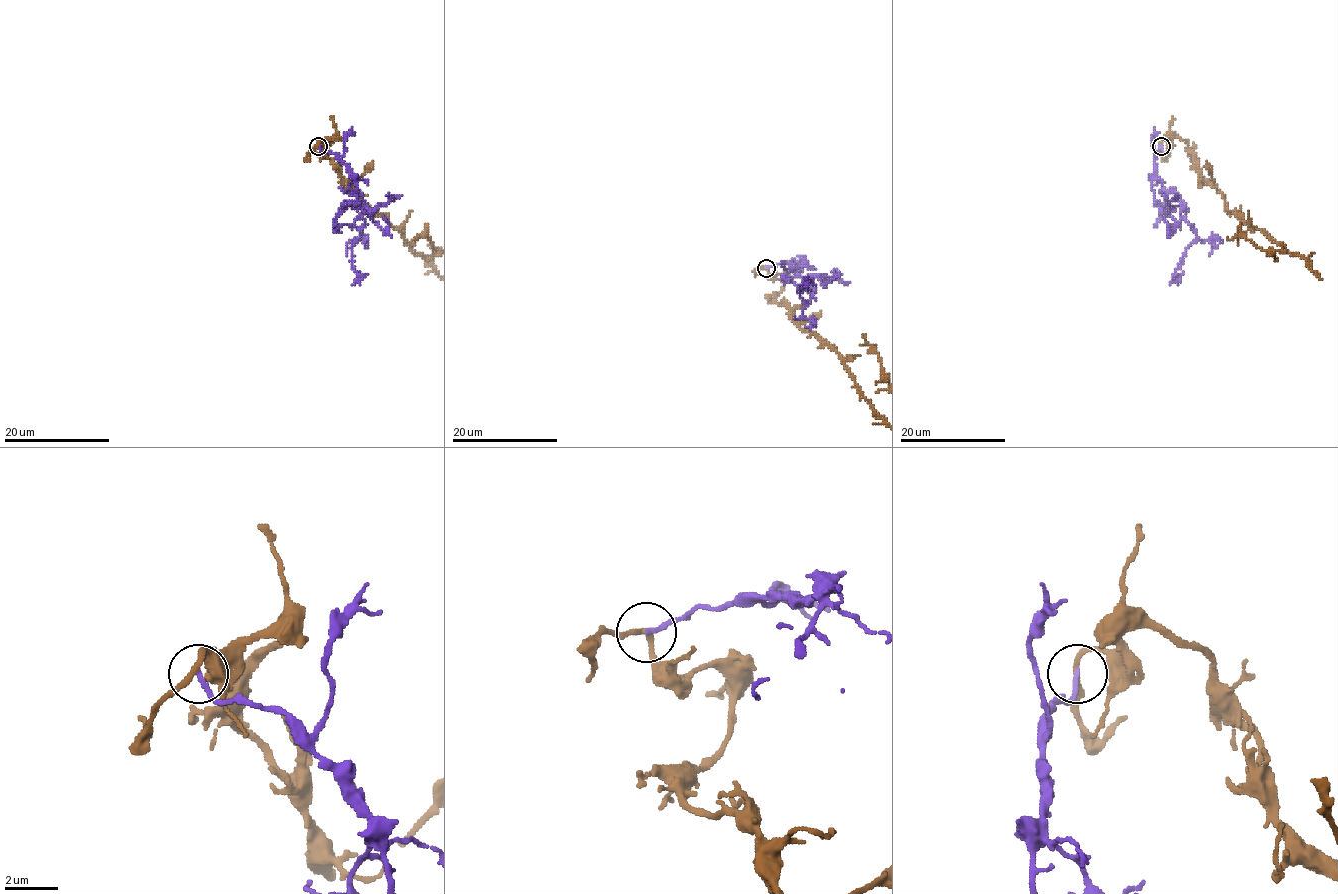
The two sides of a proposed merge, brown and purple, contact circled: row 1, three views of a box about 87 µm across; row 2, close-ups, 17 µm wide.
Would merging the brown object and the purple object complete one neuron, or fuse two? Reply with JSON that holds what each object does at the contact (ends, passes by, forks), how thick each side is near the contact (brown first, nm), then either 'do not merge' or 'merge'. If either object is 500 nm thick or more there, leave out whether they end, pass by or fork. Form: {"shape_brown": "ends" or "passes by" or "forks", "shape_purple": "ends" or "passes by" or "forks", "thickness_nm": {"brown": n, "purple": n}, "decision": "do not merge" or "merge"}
{"shape_brown": "passes by", "shape_purple": "ends", "thickness_nm": {"brown": 190, "purple": 160}, "decision": "do not merge"}

